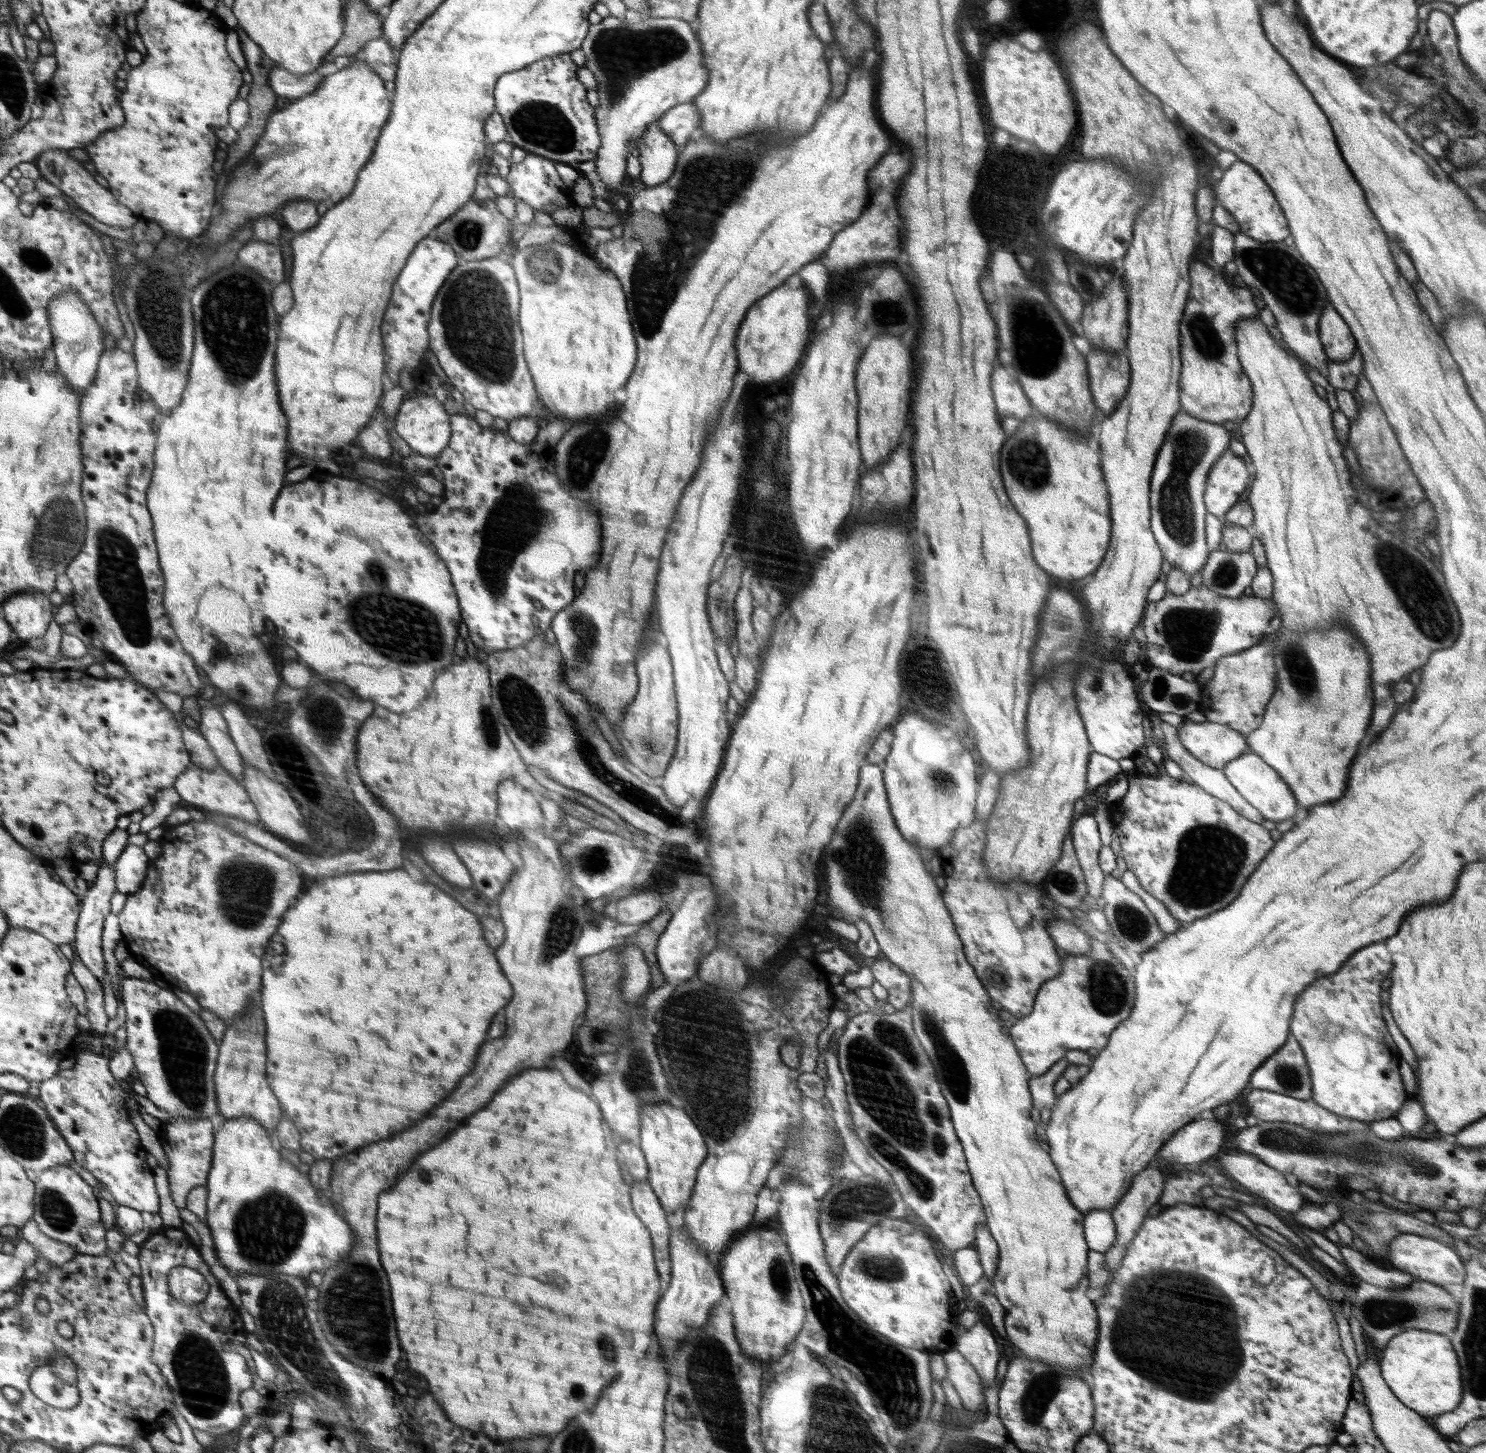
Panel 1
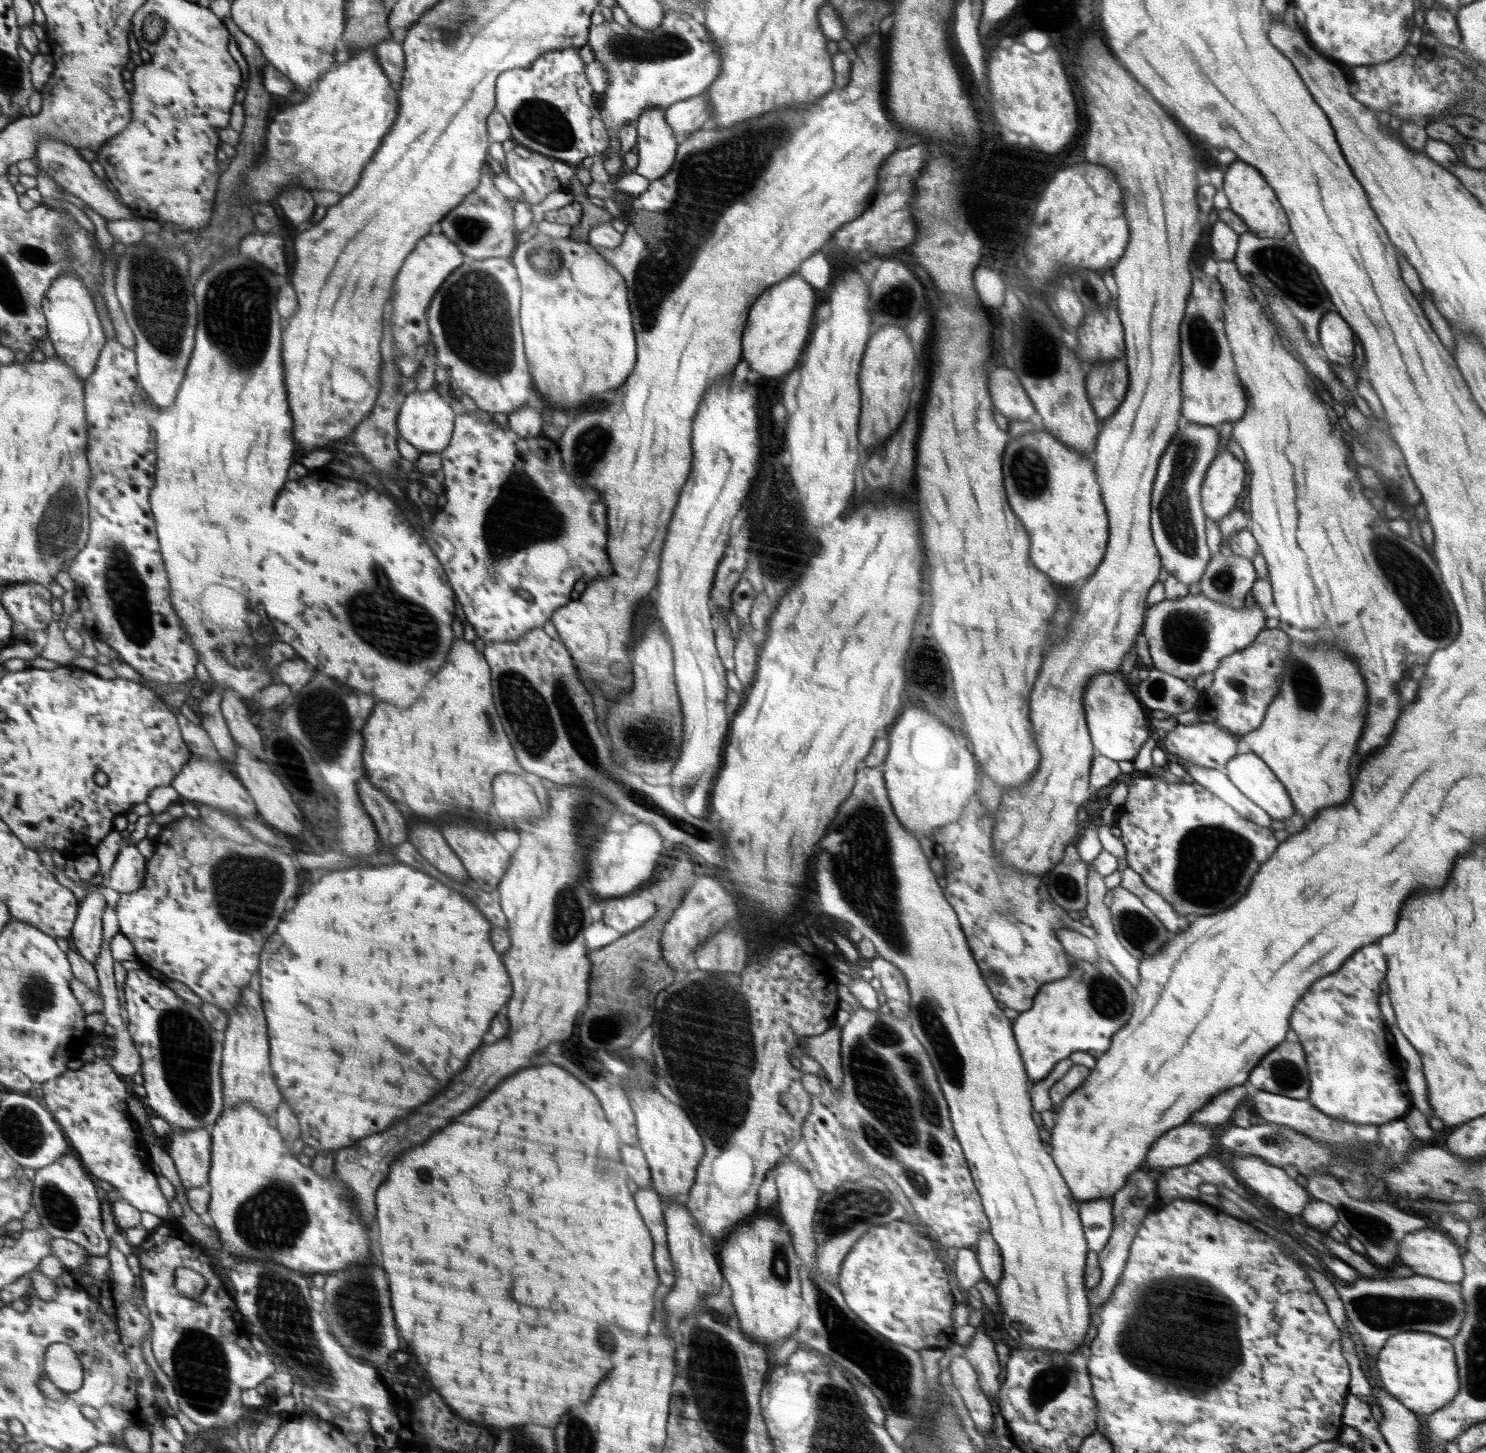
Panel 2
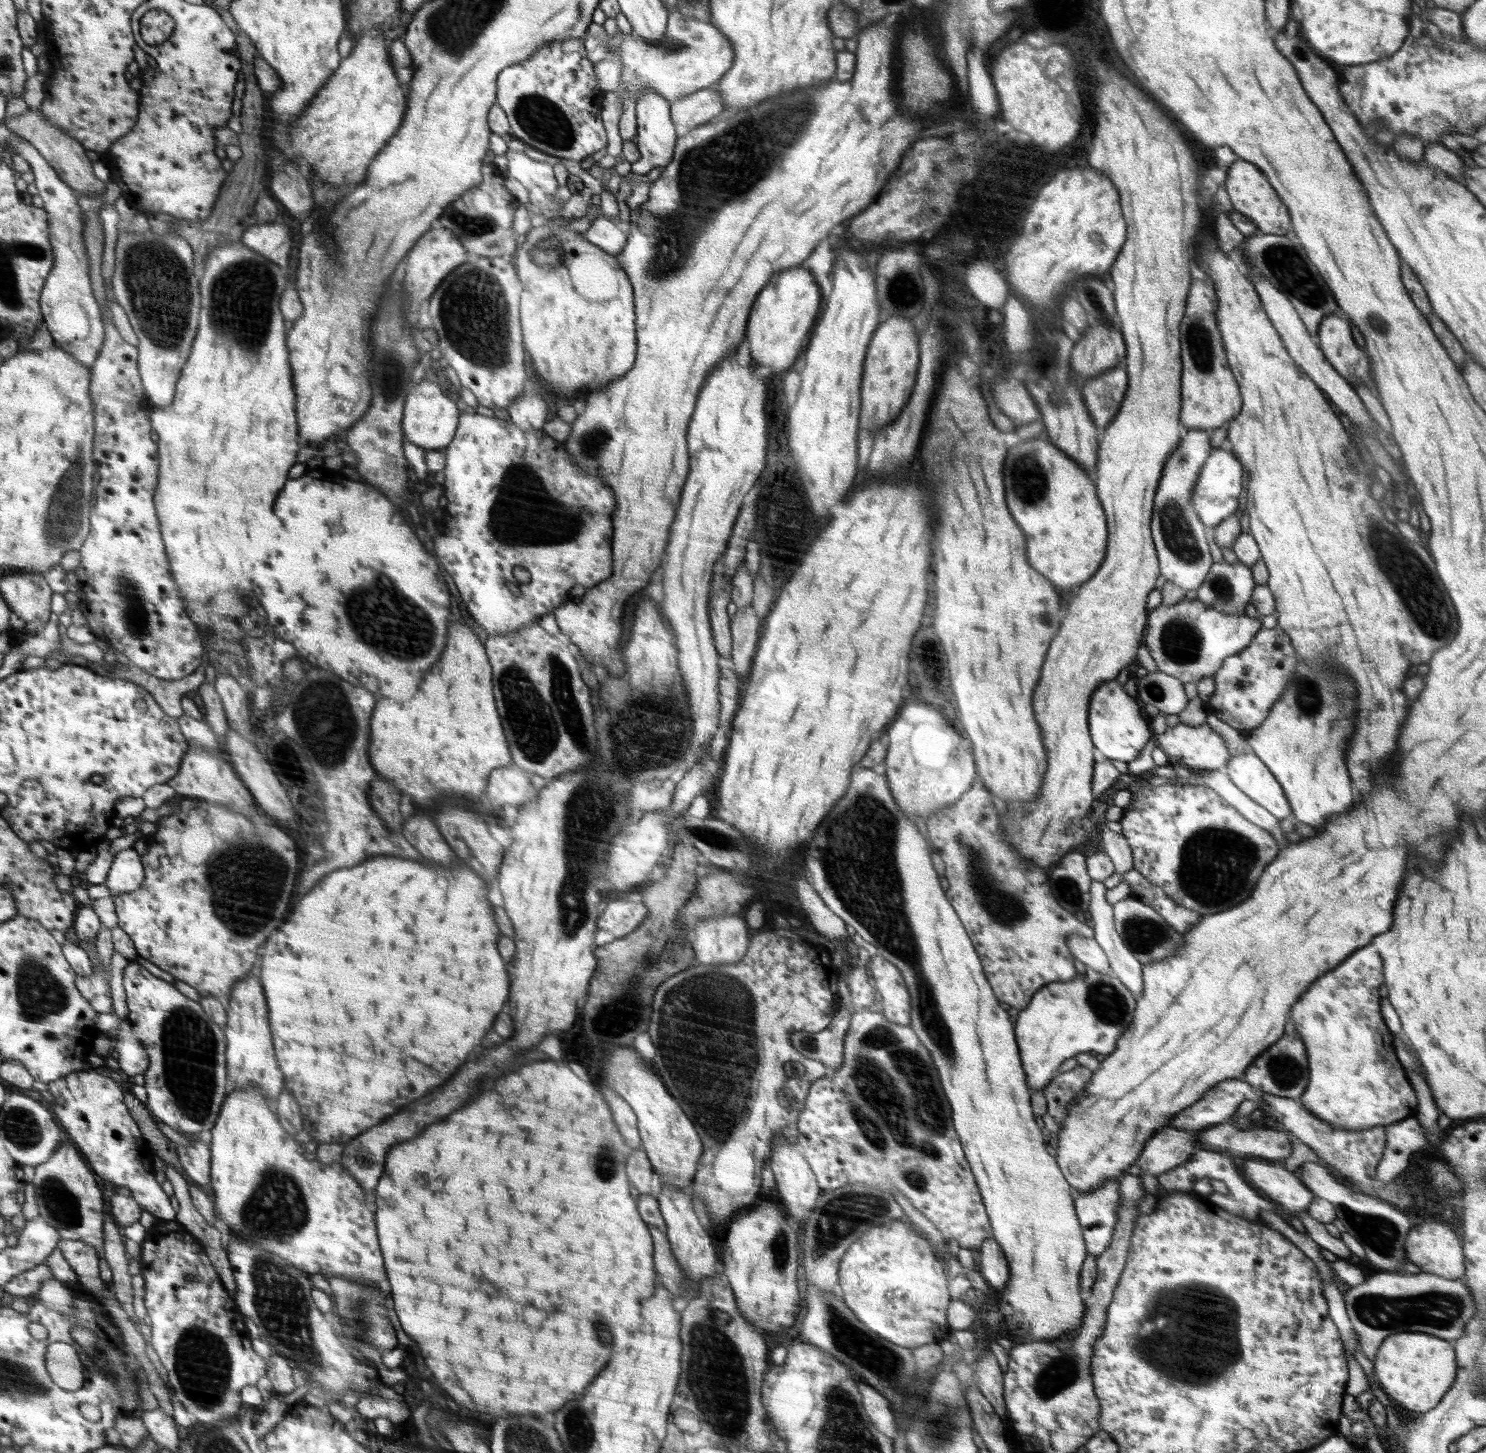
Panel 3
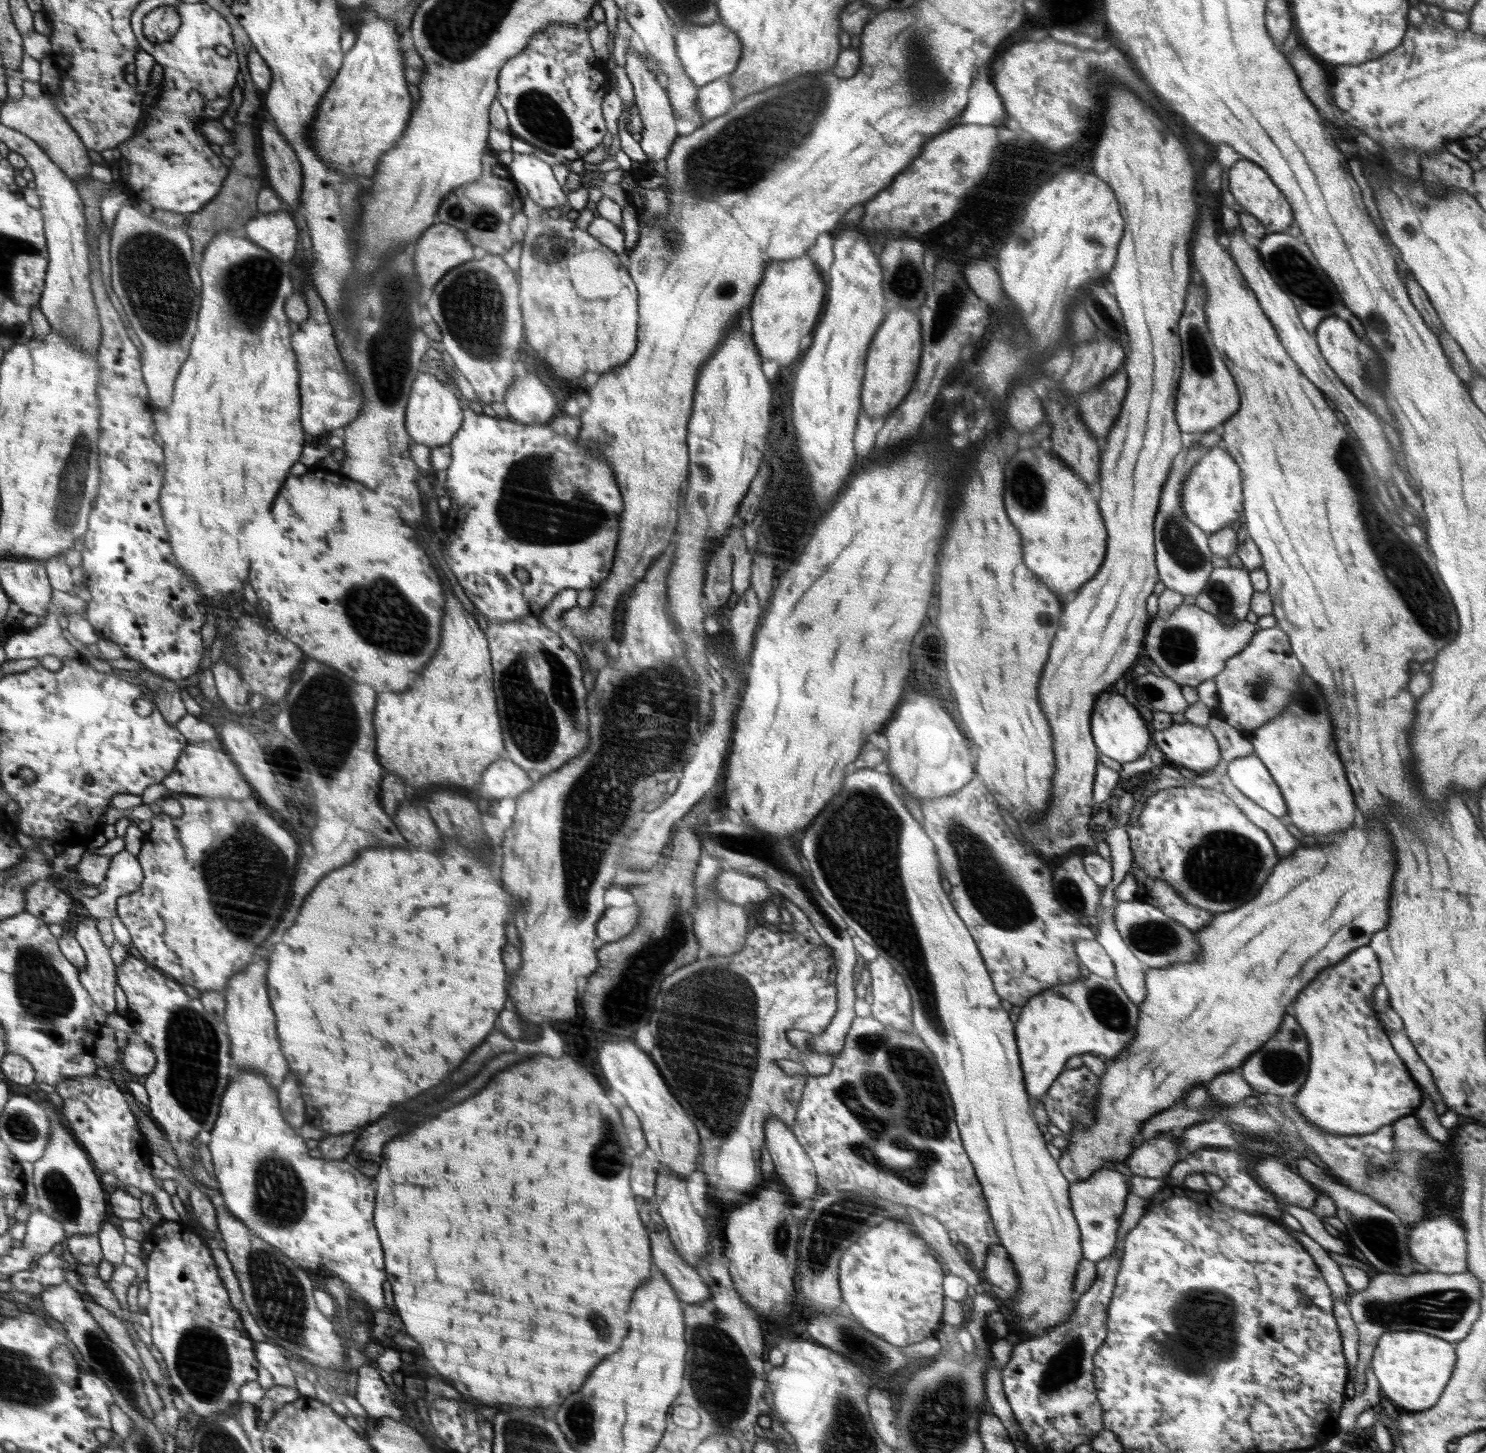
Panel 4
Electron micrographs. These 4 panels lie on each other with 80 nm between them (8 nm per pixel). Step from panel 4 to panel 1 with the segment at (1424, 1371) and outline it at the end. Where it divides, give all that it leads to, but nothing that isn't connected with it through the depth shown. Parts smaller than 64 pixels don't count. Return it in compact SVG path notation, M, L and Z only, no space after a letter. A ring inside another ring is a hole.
M1404 1330L1401 1334L1396 1334L1383 1348L1382 1358L1379 1362L1382 1379L1390 1387L1390 1390L1408 1408L1415 1410L1418 1414L1427 1419L1440 1416L1445 1412L1452 1412L1462 1400L1462 1380L1460 1376L1460 1366L1458 1357L1452 1344L1446 1335L1432 1333L1426 1334L1426 1330Z

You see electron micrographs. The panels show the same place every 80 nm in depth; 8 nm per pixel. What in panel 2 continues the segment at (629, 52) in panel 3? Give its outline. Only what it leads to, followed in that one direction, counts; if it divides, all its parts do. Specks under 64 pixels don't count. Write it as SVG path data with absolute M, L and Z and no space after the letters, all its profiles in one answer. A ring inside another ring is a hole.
M677 10L665 13L664 22L660 28L647 31L632 24L622 26L614 19L599 25L592 25L589 30L587 45L592 49L594 60L605 66L608 73L608 87L601 95L601 118L605 119L608 130L613 130L619 137L620 126L630 120L638 120L641 114L649 108L668 108L676 102L704 93L721 74L724 66L724 54L717 50L712 34L705 26L695 21L690 14Z

